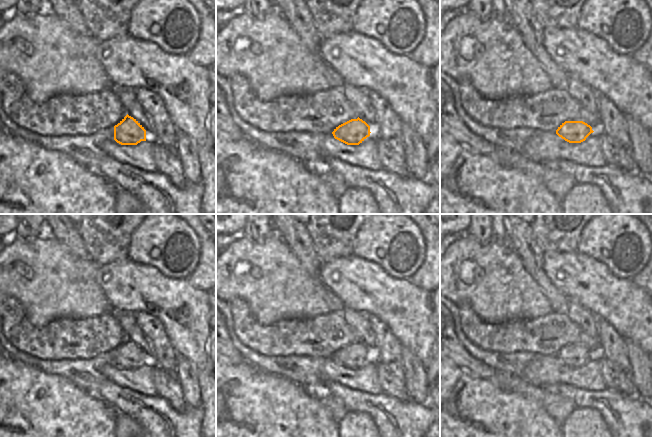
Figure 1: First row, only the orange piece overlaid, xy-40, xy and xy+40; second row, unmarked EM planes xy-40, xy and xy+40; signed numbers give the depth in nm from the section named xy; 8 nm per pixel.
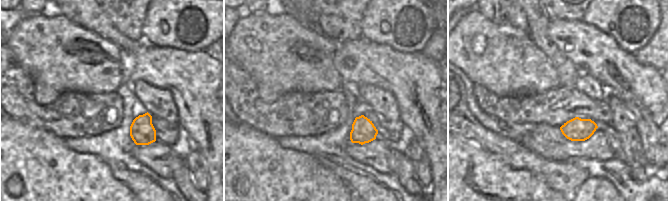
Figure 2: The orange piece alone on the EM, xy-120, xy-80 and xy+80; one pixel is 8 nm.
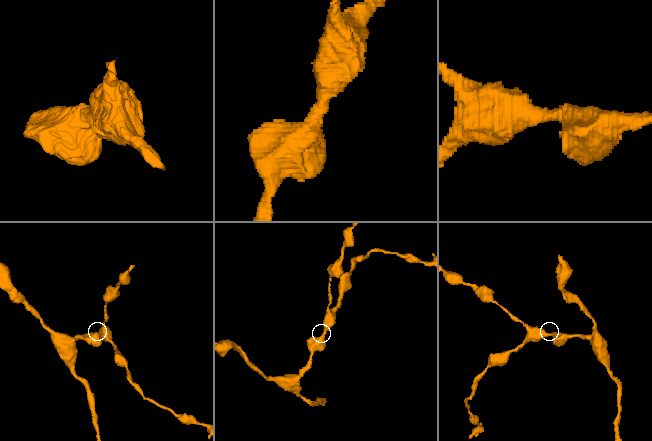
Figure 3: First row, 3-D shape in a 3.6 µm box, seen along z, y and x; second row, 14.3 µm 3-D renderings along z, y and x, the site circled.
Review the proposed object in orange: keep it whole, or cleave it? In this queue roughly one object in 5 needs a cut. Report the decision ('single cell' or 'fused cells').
single cell

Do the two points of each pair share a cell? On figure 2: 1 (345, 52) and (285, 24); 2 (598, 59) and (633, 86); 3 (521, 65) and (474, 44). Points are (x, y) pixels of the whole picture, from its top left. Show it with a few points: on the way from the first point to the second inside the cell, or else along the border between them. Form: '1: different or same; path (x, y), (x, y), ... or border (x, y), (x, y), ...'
1: different; border (340, 41), (332, 58), (332, 63), (337, 71)
2: same; path (609, 59), (614, 59), (630, 75)
3: same; path (509, 64), (503, 58), (486, 52)

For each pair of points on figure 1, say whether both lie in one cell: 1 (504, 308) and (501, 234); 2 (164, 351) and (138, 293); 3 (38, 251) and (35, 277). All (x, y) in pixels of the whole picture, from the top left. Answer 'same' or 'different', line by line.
1: different
2: different
3: same

